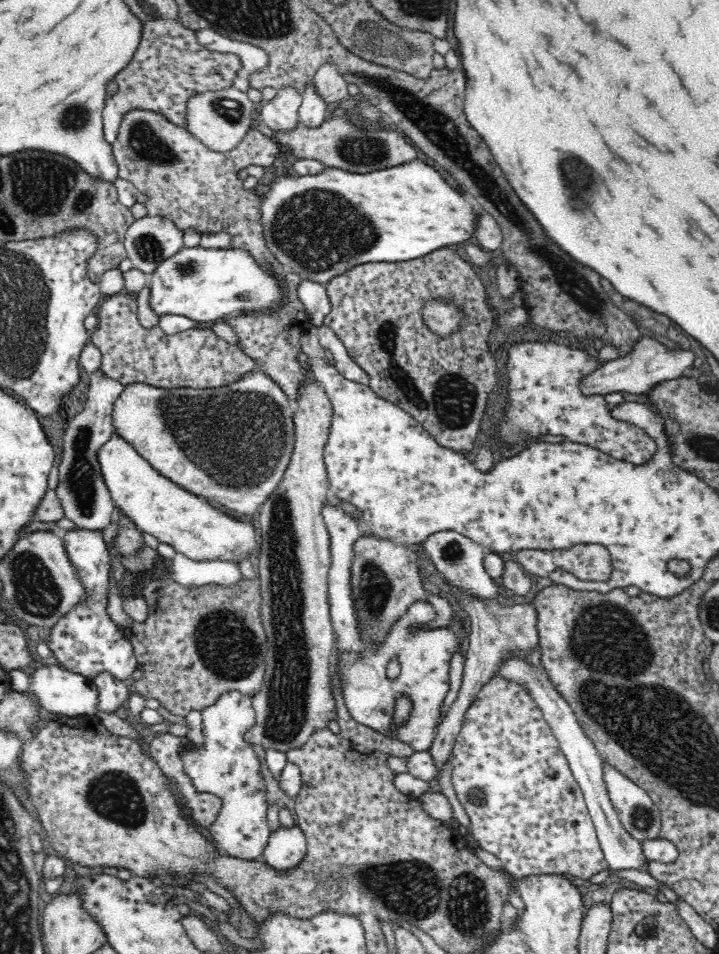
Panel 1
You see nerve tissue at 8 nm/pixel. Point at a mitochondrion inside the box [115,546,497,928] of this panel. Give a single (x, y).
(227, 648)

